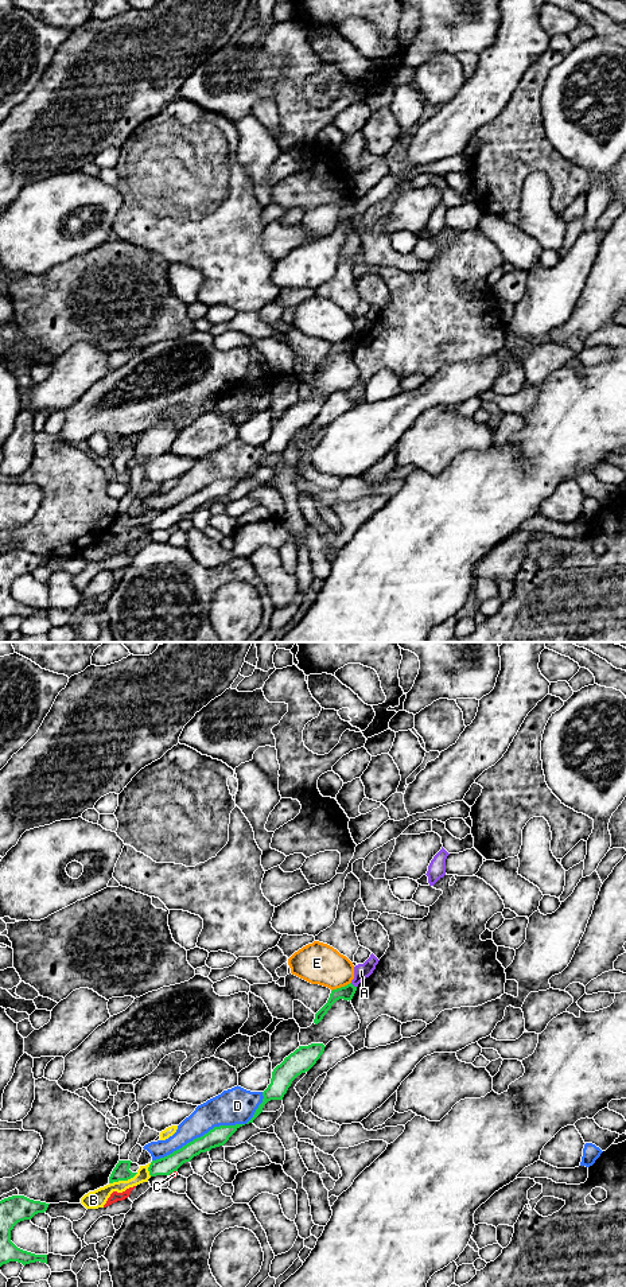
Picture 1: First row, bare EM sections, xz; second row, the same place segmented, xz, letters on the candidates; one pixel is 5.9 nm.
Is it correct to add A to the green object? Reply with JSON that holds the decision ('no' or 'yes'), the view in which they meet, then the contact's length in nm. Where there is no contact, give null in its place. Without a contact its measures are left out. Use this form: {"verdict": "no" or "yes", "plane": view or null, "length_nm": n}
{"verdict": "no", "plane": "xz", "length_nm": 50}

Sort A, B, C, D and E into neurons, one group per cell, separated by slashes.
A / B / C / D / E

